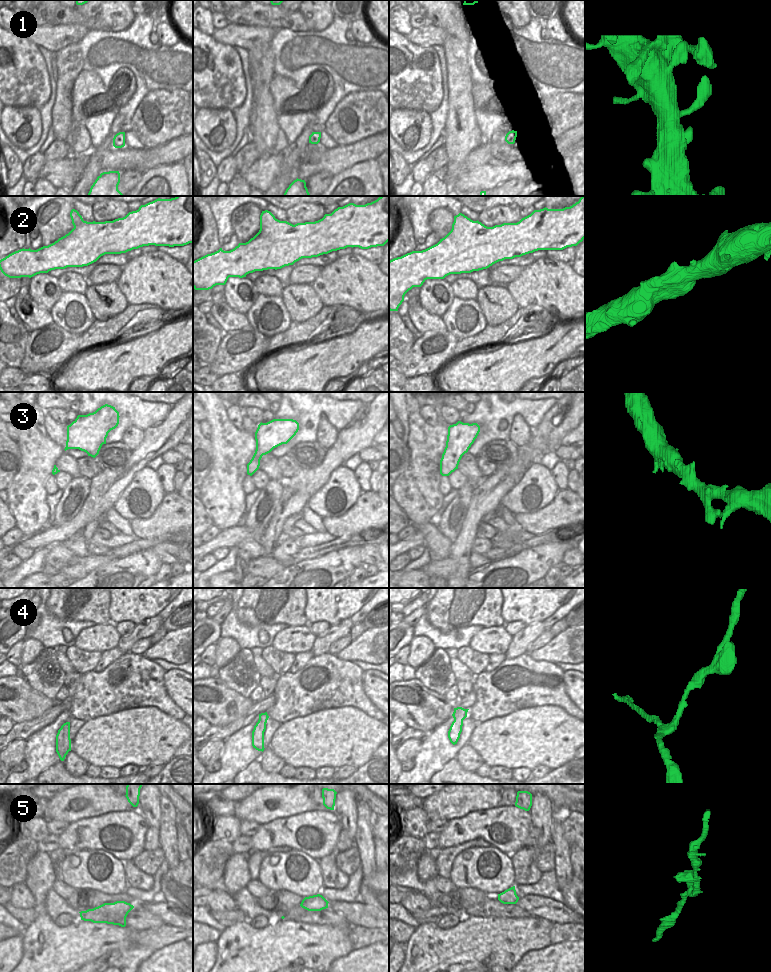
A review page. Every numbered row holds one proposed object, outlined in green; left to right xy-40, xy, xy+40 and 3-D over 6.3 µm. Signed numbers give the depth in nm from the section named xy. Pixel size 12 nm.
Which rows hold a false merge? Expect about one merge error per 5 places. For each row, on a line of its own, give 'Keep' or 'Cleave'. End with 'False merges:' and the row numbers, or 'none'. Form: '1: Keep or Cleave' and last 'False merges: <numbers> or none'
1: Keep
2: Keep
3: Keep
4: Keep
5: Keep
False merges: none

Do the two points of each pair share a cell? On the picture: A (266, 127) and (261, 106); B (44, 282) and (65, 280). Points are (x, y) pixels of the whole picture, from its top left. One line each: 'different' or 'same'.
A: same
B: different

